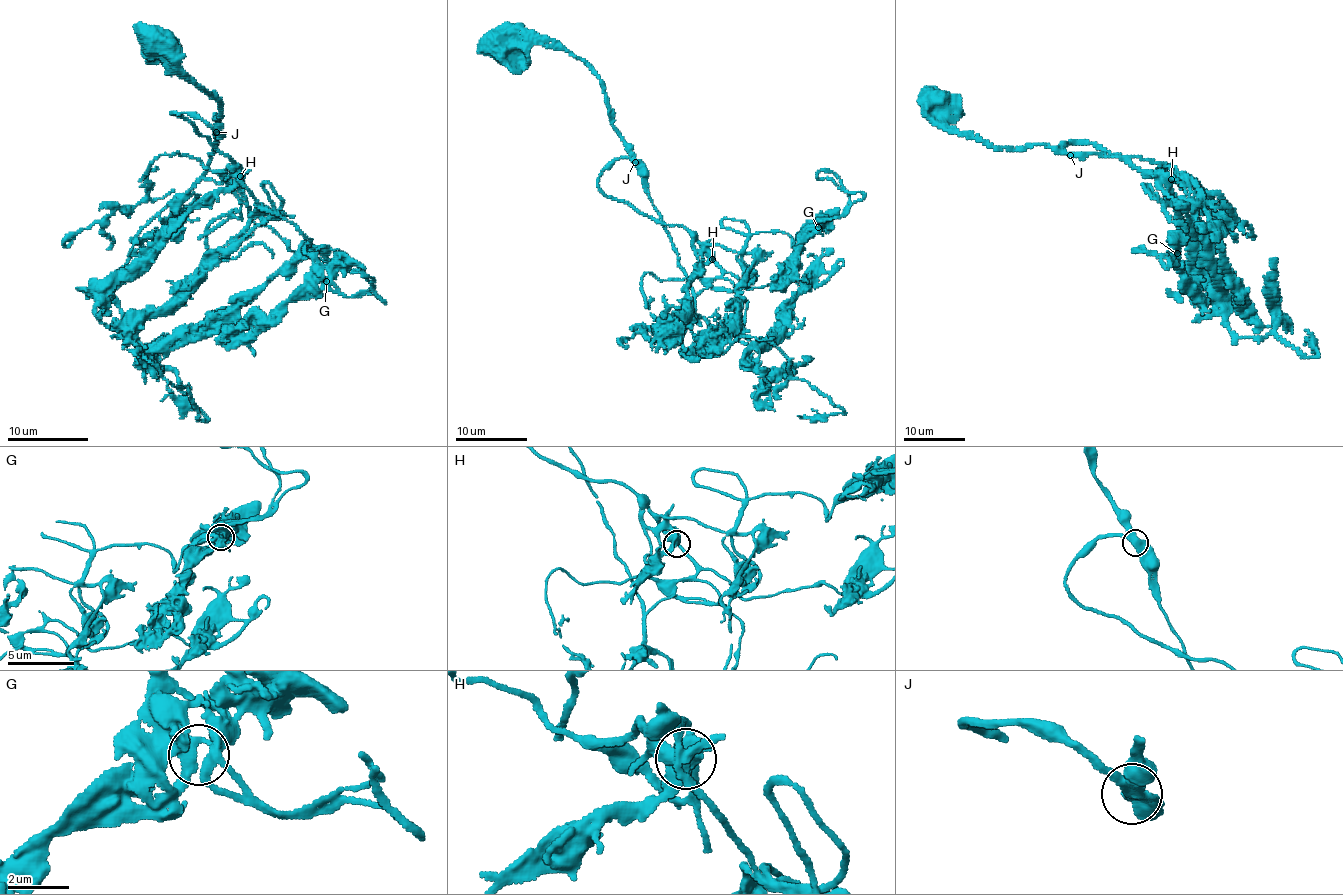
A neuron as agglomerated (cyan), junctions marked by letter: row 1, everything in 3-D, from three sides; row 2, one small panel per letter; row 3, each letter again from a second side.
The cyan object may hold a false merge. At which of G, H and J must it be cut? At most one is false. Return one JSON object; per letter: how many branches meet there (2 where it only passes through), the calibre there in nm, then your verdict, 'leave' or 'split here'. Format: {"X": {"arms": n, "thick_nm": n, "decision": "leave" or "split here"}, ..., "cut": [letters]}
{"G": {"arms": 3, "thick_nm": 340, "decision": "leave"}, "H": {"arms": 3, "thick_nm": 400, "decision": "leave"}, "J": {"arms": 3, "thick_nm": 320, "decision": "leave"}, "cut": []}

